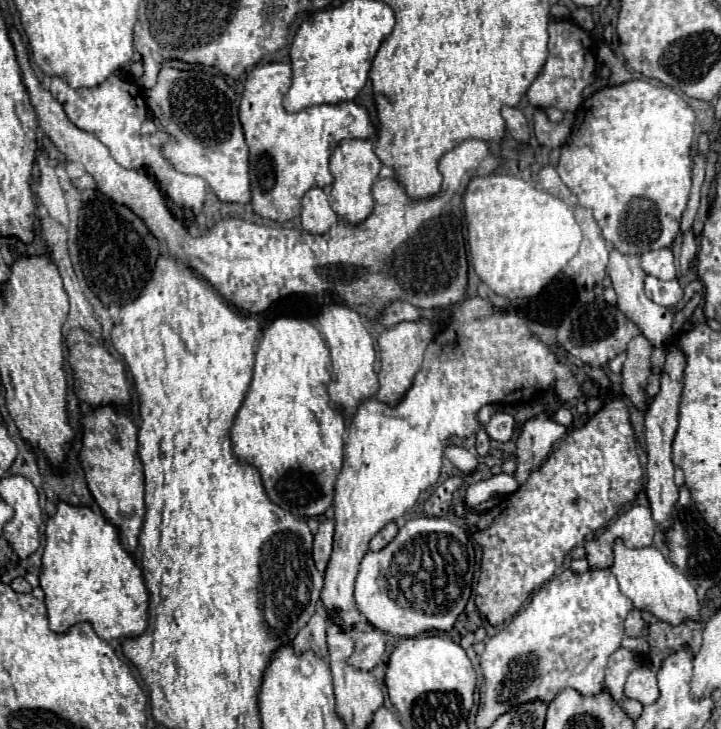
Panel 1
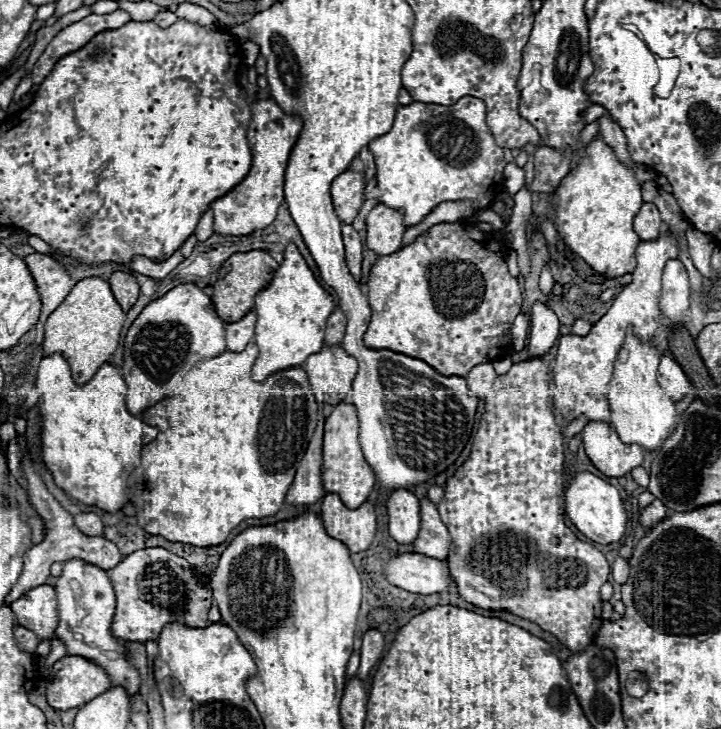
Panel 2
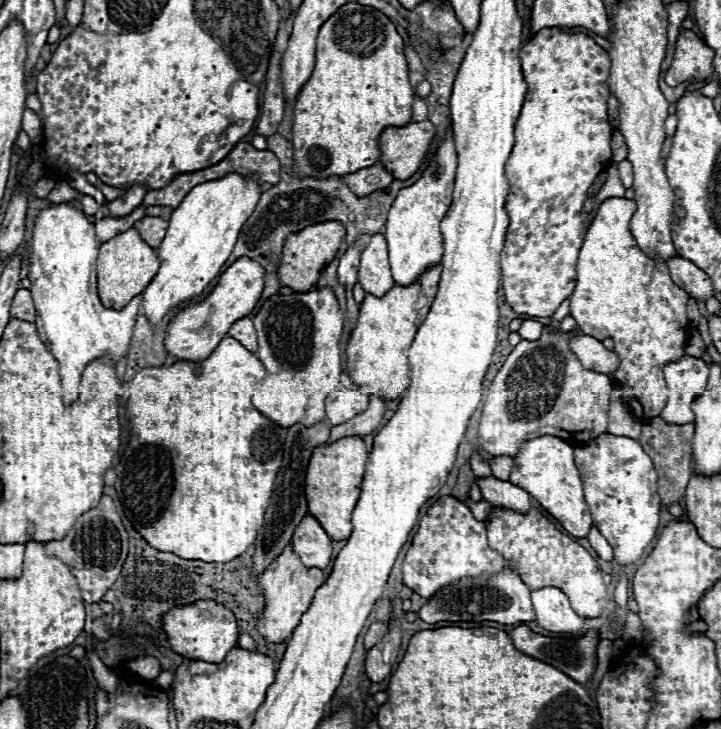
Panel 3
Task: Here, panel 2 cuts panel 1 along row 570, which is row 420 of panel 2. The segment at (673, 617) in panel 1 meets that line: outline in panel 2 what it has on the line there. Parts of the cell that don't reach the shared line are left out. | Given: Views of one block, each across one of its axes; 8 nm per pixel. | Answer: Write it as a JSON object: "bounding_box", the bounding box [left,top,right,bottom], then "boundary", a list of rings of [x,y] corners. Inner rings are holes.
{"bounding_box":[606,332,680,450],"boundary":[[[628,332],[616,364],[614,378],[606,390],[606,398],[612,410],[612,426],[626,444],[638,444],[644,450],[658,450],[676,432],[680,412],[676,410],[676,400],[664,394],[656,382],[660,352],[652,344],[642,344],[632,332]]]}

